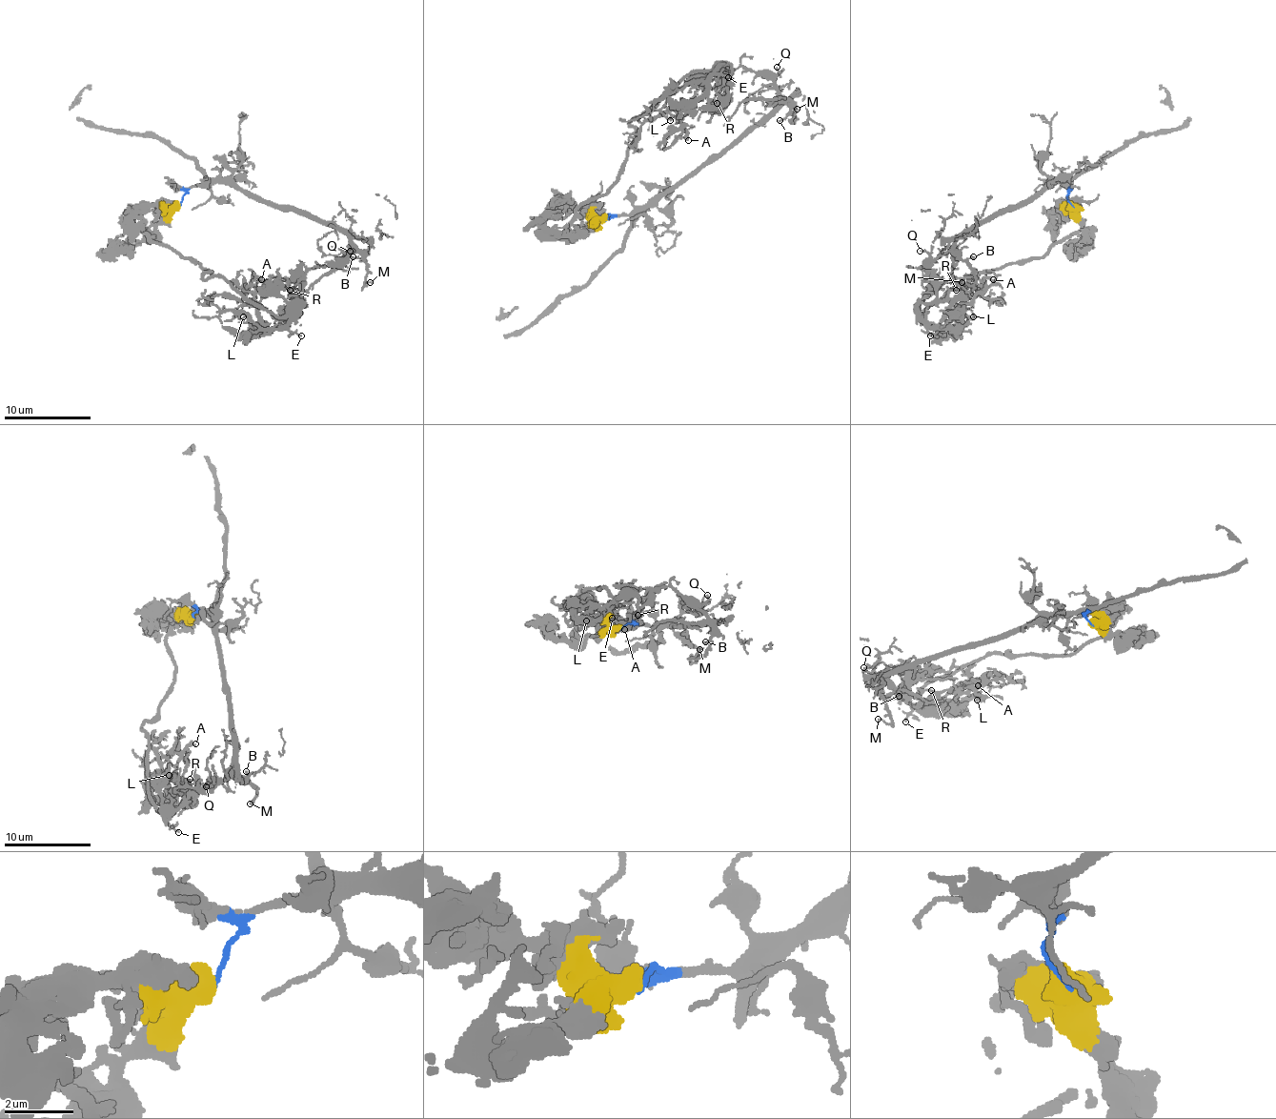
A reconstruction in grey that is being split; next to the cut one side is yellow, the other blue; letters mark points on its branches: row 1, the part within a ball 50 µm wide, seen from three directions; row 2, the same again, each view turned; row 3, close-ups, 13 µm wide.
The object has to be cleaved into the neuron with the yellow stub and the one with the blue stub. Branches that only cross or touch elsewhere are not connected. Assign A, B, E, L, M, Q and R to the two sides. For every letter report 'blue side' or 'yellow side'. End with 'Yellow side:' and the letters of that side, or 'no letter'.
A: yellow side
B: blue side
E: yellow side
L: yellow side
M: blue side
Q: blue side
R: yellow side
Yellow side: A, E, L, R

